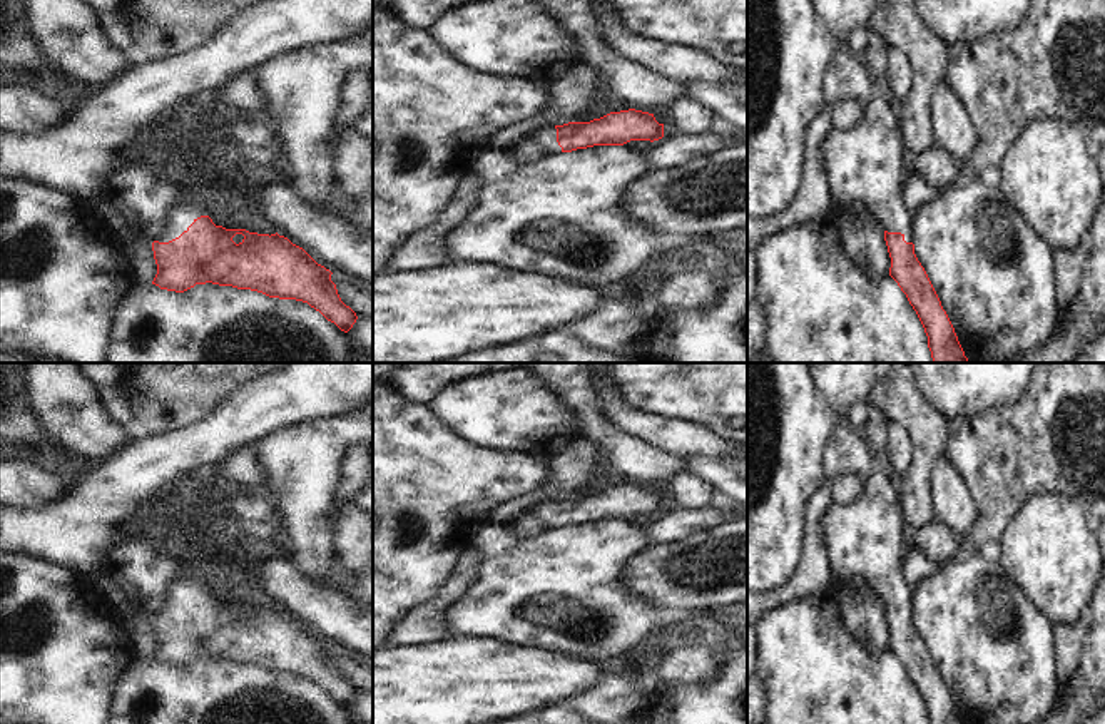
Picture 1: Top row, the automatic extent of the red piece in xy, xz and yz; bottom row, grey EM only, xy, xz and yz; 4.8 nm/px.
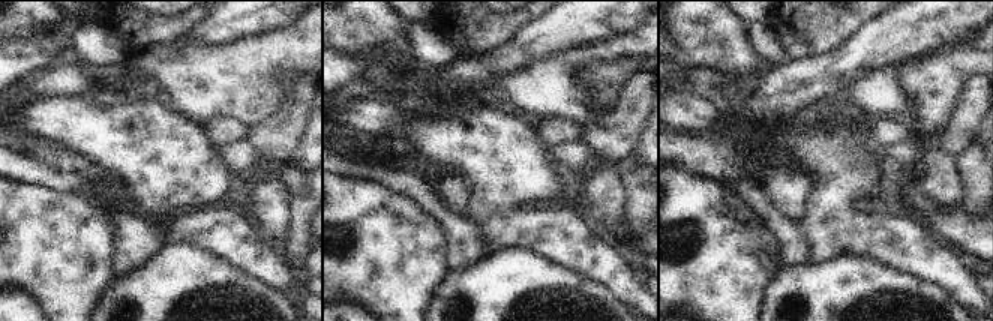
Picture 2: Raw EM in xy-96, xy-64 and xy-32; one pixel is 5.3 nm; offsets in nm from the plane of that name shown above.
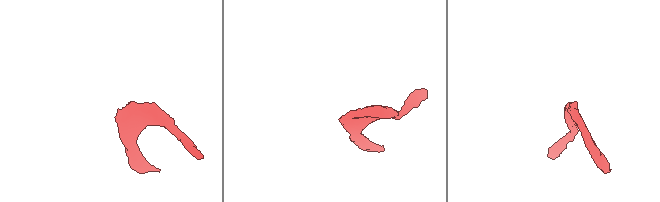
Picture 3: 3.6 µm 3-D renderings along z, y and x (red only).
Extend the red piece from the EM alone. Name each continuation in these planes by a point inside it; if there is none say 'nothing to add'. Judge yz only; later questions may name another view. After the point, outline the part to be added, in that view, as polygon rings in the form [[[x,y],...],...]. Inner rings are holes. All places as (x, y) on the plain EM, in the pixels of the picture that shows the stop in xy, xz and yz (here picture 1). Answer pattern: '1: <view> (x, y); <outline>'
1: yz (863, 539); [[[879,470],[868,475],[863,493],[848,505],[831,505],[821,522],[821,540],[827,552],[831,575],[836,582],[859,582],[878,592],[888,607],[901,607],[913,617],[913,590],[904,584],[901,572],[901,498],[889,478]]]

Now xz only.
1: xz (545, 510); [[[540,500],[533,507],[533,513],[547,528],[558,528],[562,522],[557,517],[557,503],[555,500]]]

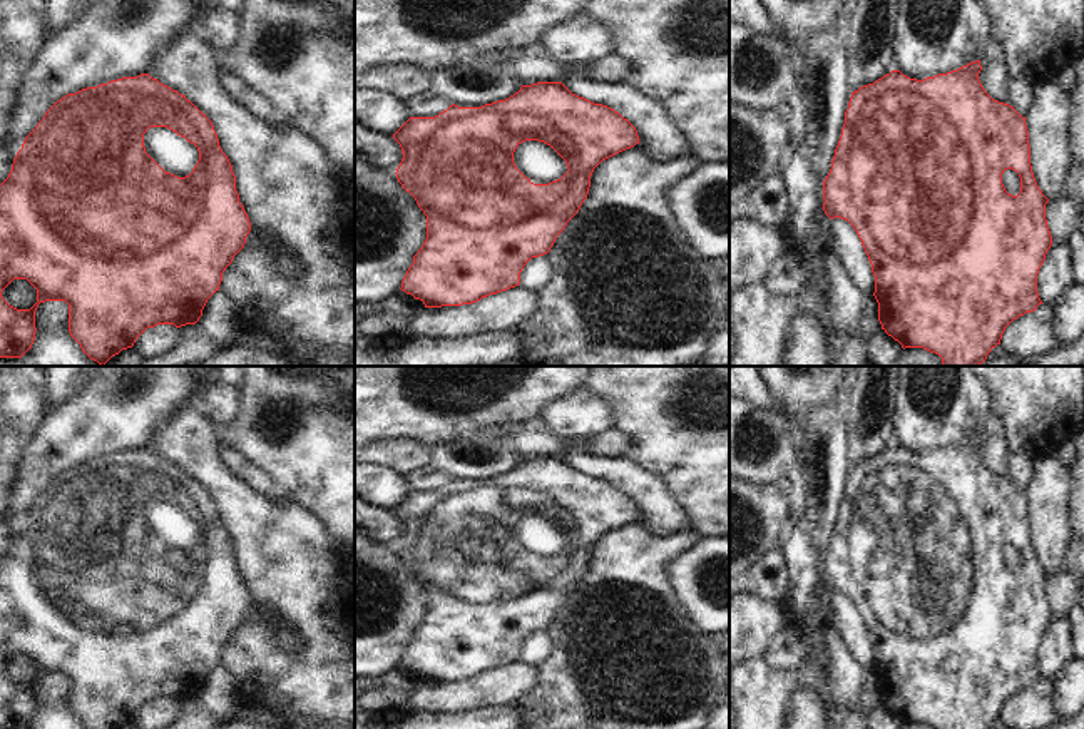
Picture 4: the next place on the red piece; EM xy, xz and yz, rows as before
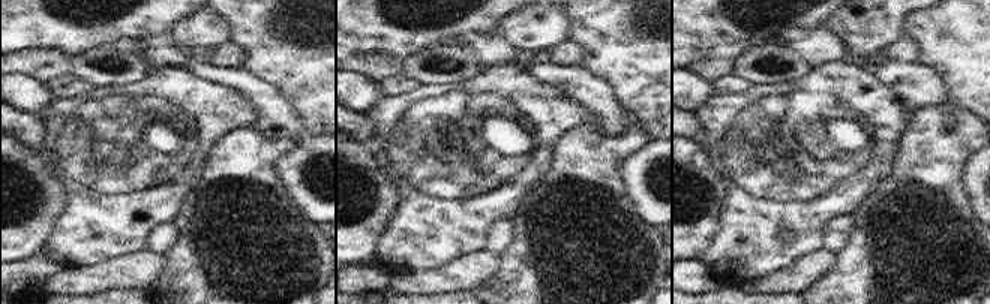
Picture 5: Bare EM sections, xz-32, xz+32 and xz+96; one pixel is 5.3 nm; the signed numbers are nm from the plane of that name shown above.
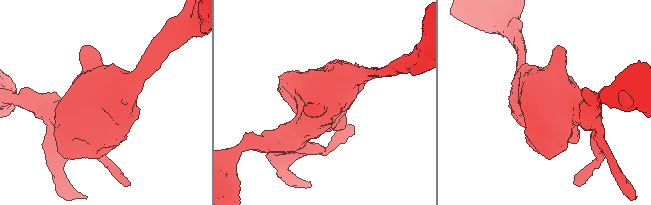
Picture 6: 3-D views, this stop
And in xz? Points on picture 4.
1: xz (537, 535); [[[539,515],[519,518],[514,537],[534,558],[549,558],[569,545],[565,535],[550,520]]]

